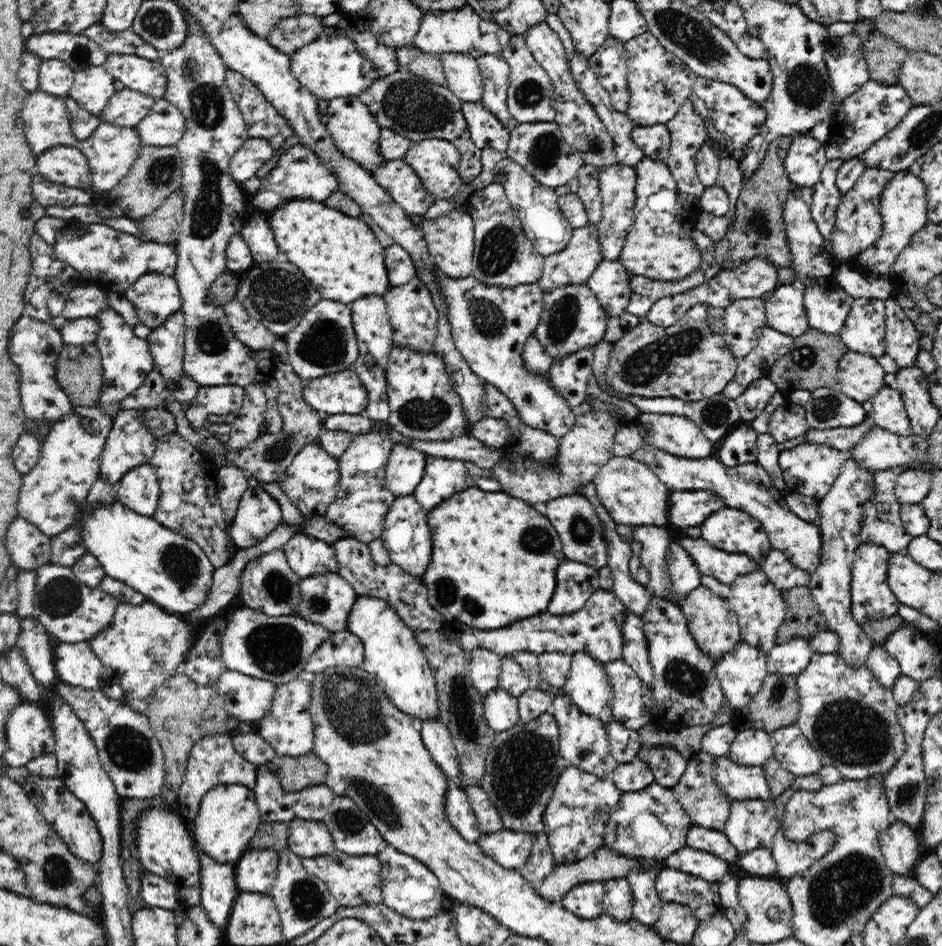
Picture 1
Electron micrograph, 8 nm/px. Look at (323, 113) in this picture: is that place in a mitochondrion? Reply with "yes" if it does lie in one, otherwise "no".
no

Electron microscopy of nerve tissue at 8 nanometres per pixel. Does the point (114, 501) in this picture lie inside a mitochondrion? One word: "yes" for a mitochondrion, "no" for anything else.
no

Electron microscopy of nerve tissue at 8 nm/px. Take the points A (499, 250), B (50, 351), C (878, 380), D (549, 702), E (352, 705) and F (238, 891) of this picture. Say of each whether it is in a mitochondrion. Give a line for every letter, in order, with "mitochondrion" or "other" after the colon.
A: mitochondrion
B: other
C: other
D: other
E: mitochondrion
F: other

